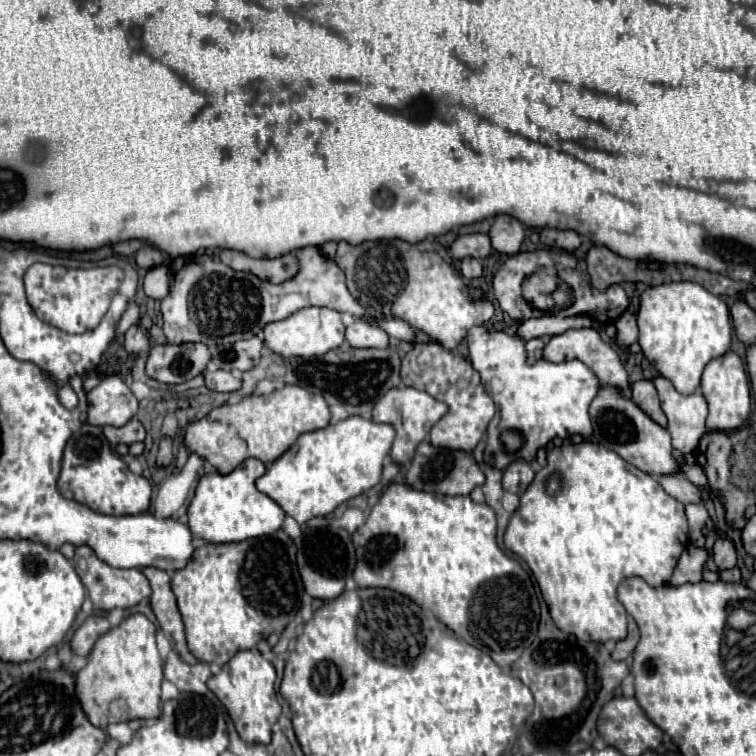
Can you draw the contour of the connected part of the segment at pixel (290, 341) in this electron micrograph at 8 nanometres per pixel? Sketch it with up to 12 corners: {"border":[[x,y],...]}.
{"border":[[299,309],[269,323],[267,347],[319,357],[345,341],[341,313]]}

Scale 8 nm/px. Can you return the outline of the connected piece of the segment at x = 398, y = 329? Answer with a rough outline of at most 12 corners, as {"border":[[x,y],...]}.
{"border":[[399,317],[375,319],[375,325],[391,337],[413,343],[417,337]]}

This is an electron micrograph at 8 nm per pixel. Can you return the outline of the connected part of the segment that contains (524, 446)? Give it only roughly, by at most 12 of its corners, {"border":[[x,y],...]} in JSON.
{"border":[[473,327],[497,405],[485,463],[533,461],[593,433],[601,383],[579,359],[527,363],[525,341]]}

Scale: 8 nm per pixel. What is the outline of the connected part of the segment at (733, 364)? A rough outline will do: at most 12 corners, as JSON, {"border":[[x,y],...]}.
{"border":[[729,351],[701,379],[707,431],[739,429],[751,411],[743,359]]}

